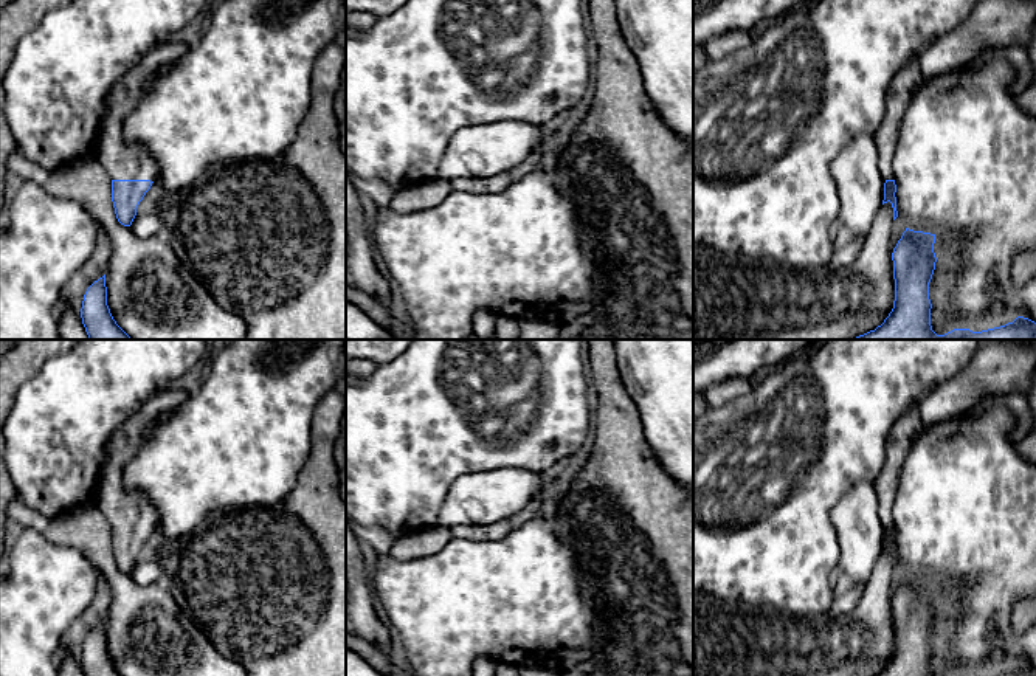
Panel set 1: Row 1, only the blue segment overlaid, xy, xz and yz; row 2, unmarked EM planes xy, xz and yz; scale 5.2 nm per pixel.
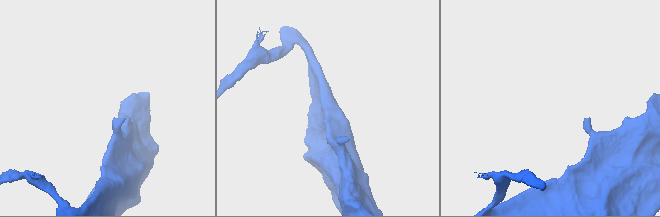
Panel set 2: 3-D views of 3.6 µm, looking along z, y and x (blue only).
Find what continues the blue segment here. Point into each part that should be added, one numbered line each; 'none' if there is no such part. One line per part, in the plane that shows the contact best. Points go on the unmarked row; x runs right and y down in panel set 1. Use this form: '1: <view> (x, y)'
1: xy (123, 509)

